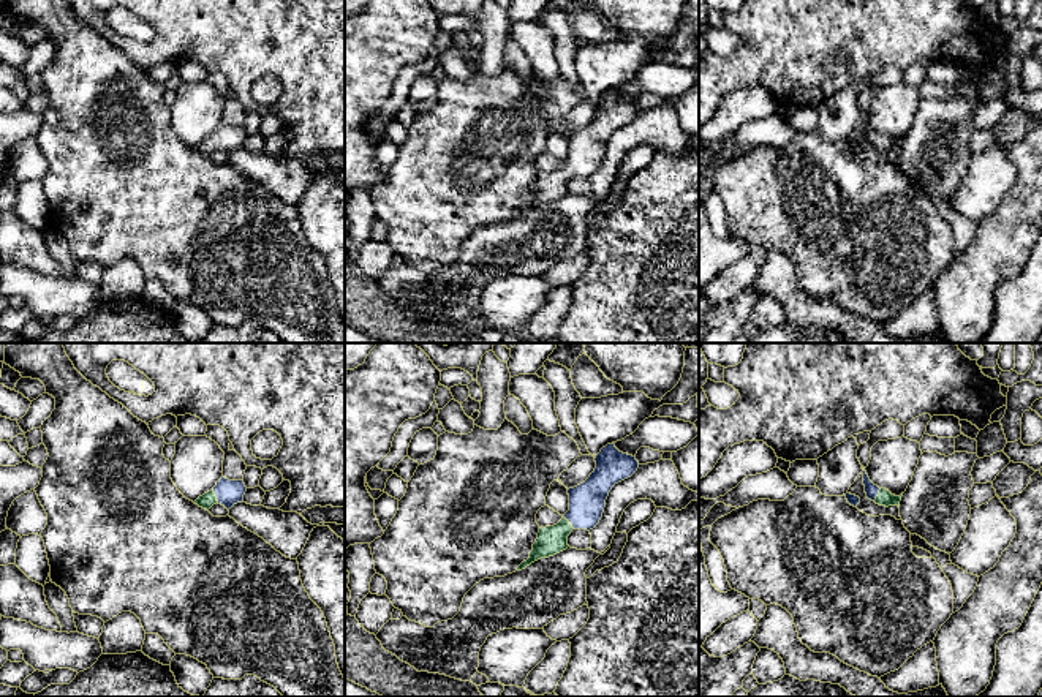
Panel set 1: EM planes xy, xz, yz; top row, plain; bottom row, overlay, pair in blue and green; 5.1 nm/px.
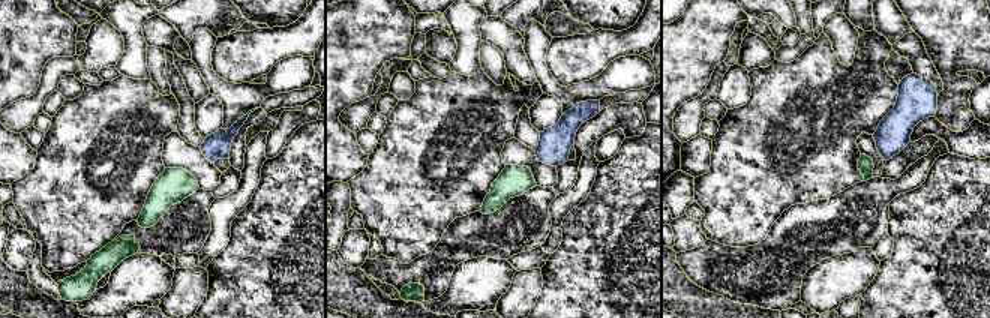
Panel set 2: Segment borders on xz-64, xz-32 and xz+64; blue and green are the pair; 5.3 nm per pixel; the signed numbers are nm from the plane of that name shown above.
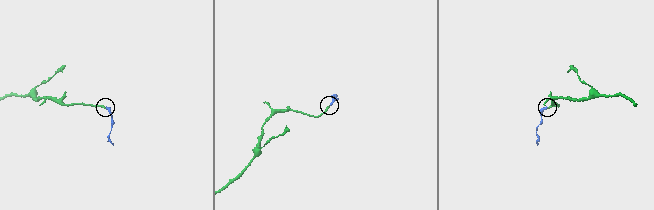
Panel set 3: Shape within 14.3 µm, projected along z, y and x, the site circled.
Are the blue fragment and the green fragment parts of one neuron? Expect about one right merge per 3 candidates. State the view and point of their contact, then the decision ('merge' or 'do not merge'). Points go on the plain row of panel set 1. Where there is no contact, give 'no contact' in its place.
xy (215, 141) | merge

